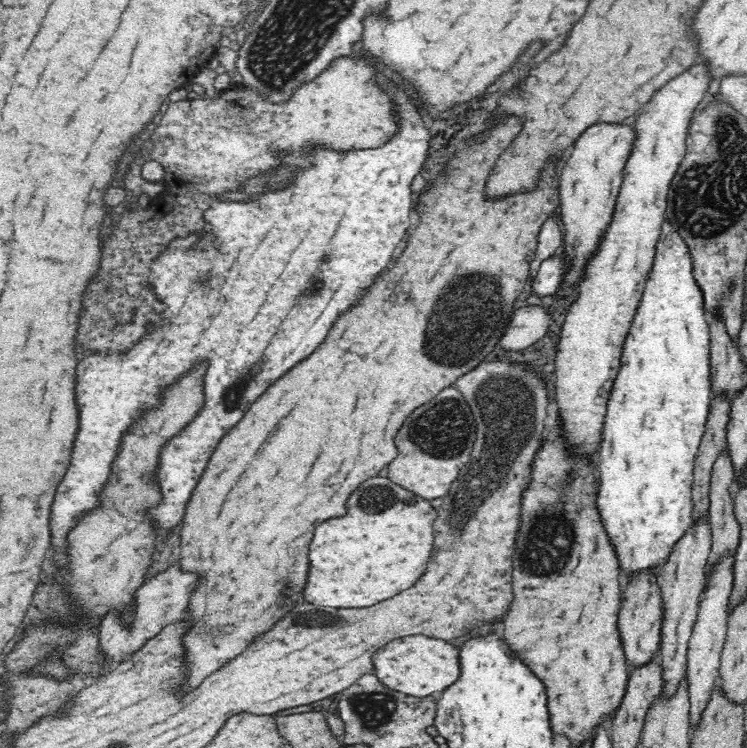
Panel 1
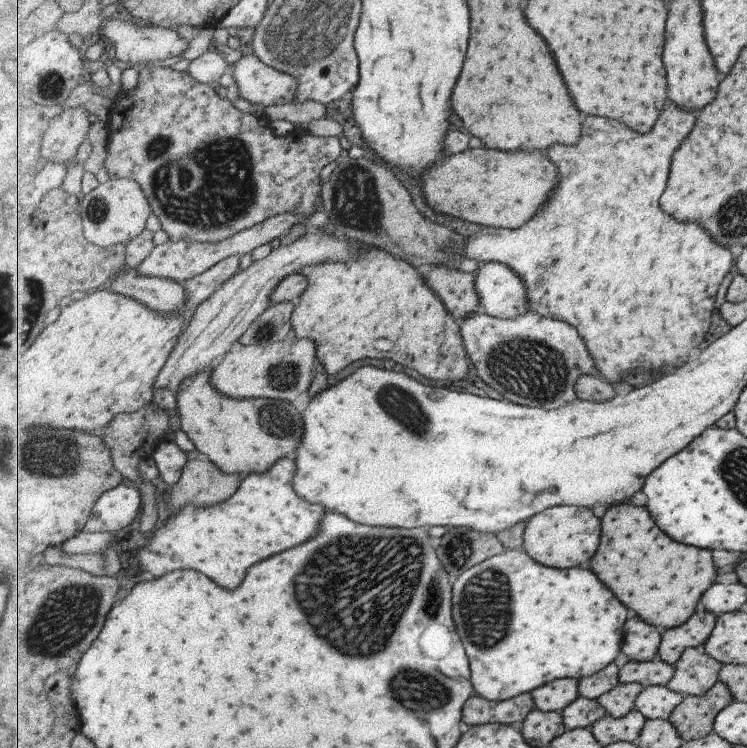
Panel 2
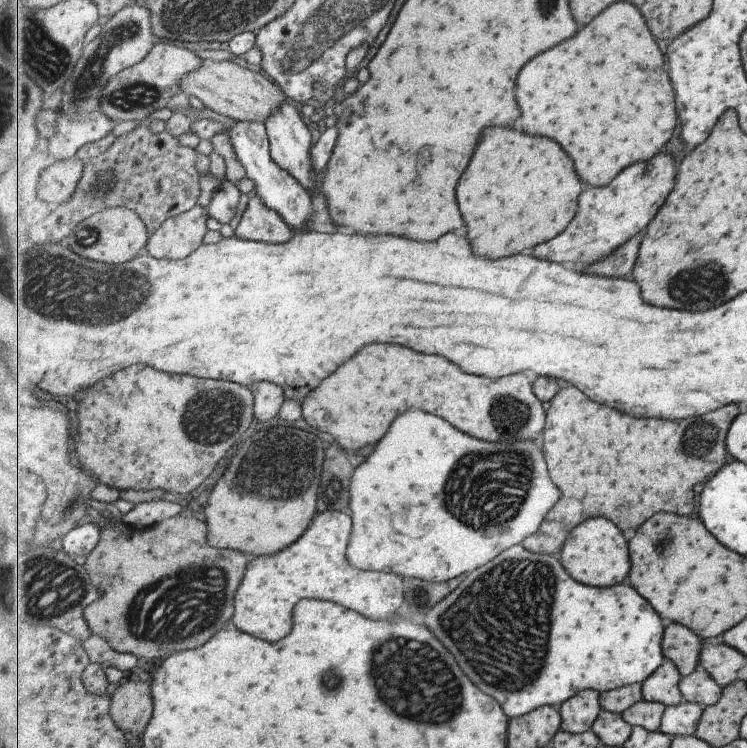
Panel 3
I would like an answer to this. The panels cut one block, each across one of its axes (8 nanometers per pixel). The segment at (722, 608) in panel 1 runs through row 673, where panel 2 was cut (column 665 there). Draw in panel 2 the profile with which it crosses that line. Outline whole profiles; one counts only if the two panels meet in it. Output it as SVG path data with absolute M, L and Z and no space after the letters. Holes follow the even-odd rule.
M668 686L645 687L636 701L636 710L649 719L670 719L673 712L685 701L686 696L670 690Z

